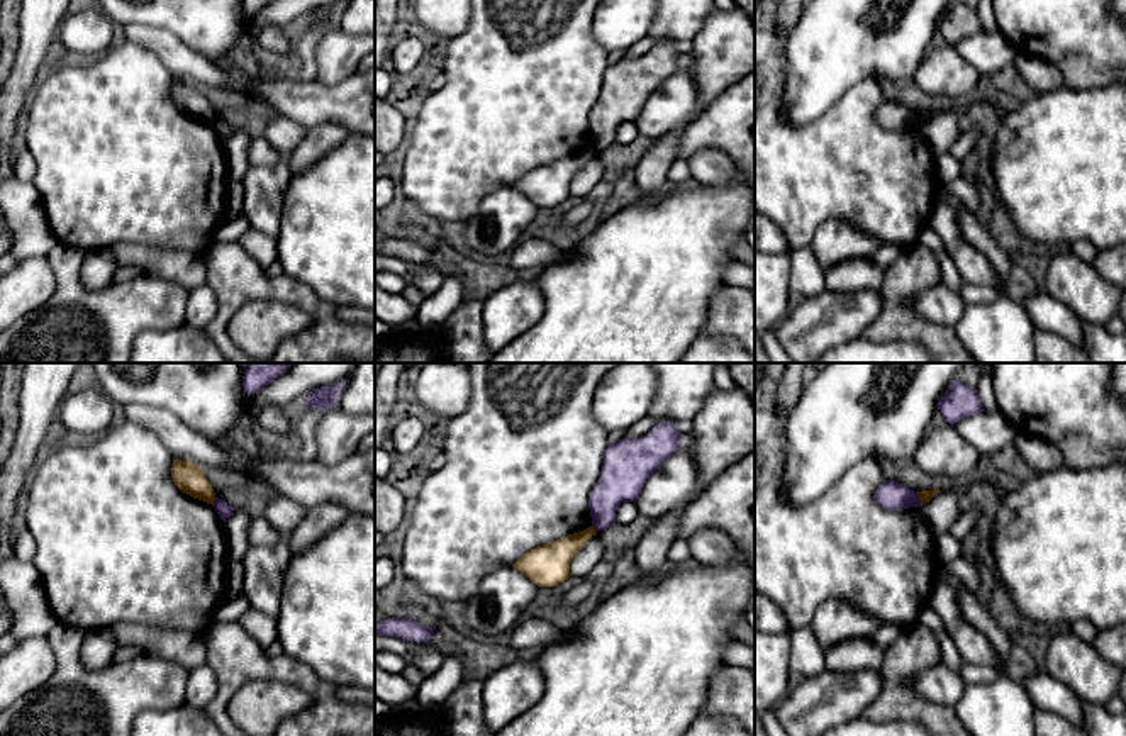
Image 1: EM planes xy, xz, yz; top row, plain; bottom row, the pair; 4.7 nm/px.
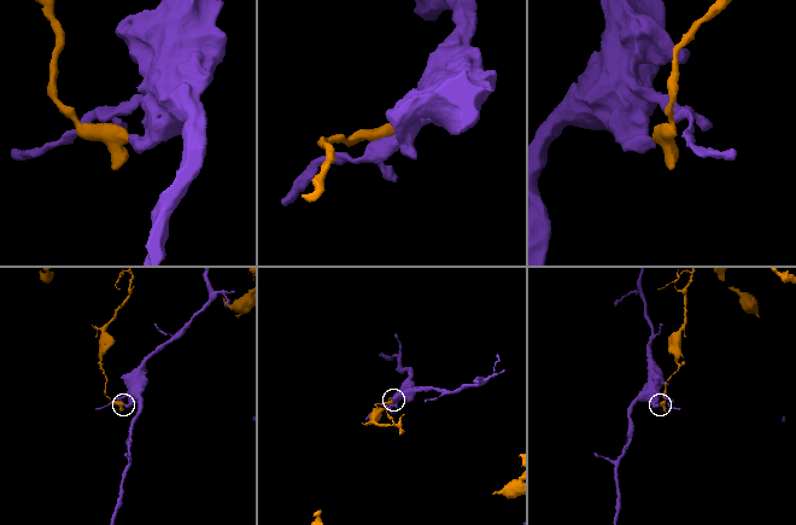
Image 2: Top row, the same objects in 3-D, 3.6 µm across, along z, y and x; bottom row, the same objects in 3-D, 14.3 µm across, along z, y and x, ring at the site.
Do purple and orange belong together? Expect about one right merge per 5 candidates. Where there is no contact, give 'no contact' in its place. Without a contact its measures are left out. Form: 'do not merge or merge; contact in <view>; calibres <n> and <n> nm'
do not merge; contact in yz; calibres 140 and 60 nm

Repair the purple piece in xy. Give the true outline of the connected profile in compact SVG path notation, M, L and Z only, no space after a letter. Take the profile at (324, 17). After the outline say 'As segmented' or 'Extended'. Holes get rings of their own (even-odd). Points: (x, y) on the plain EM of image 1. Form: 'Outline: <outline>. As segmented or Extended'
Outline: M344 2L334 5L334 7L321 7L312 10L307 19L307 27L326 31L337 24L339 14L344 7Z. As segmented

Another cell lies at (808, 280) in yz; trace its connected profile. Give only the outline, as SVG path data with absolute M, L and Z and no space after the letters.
M811 246L790 254L790 293L812 298L826 290L826 276Z

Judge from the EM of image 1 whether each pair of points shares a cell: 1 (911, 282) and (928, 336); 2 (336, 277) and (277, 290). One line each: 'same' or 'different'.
1: same
2: different

